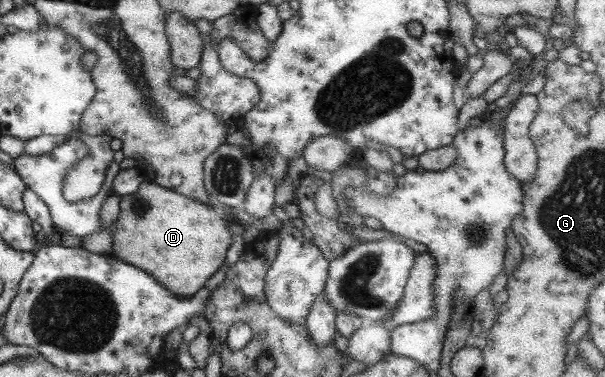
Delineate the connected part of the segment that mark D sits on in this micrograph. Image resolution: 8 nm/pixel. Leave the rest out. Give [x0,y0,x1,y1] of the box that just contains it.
[110,179,233,298]

